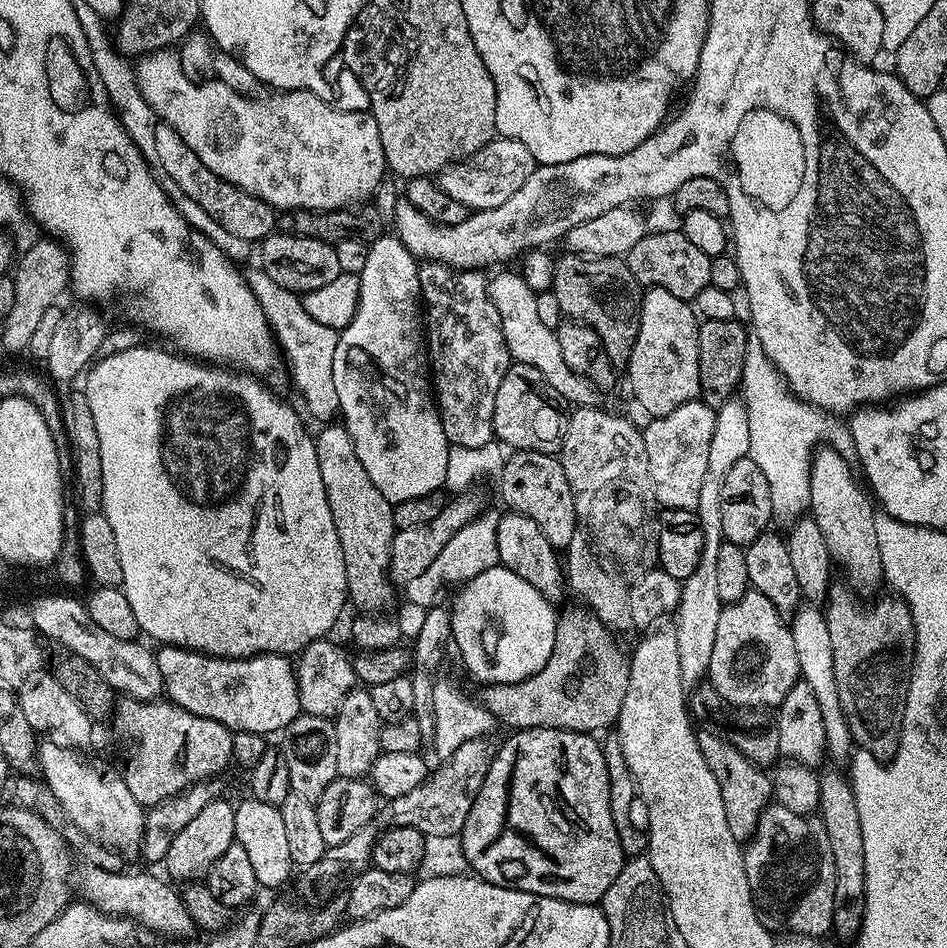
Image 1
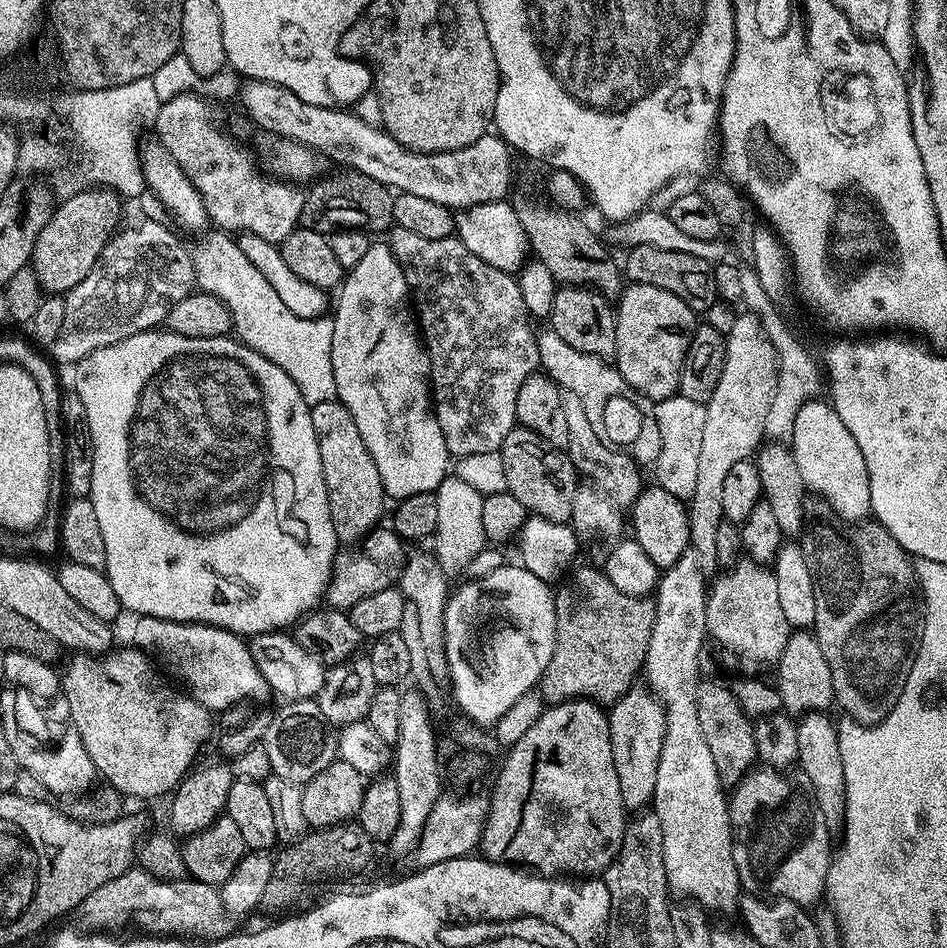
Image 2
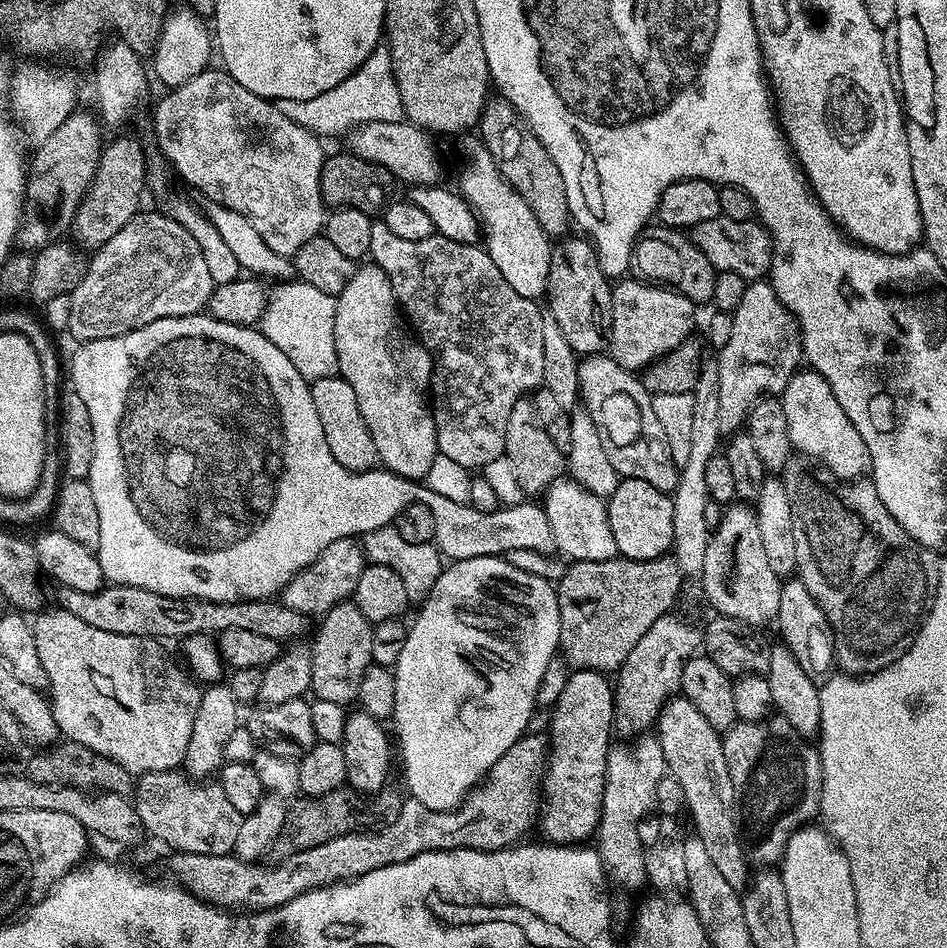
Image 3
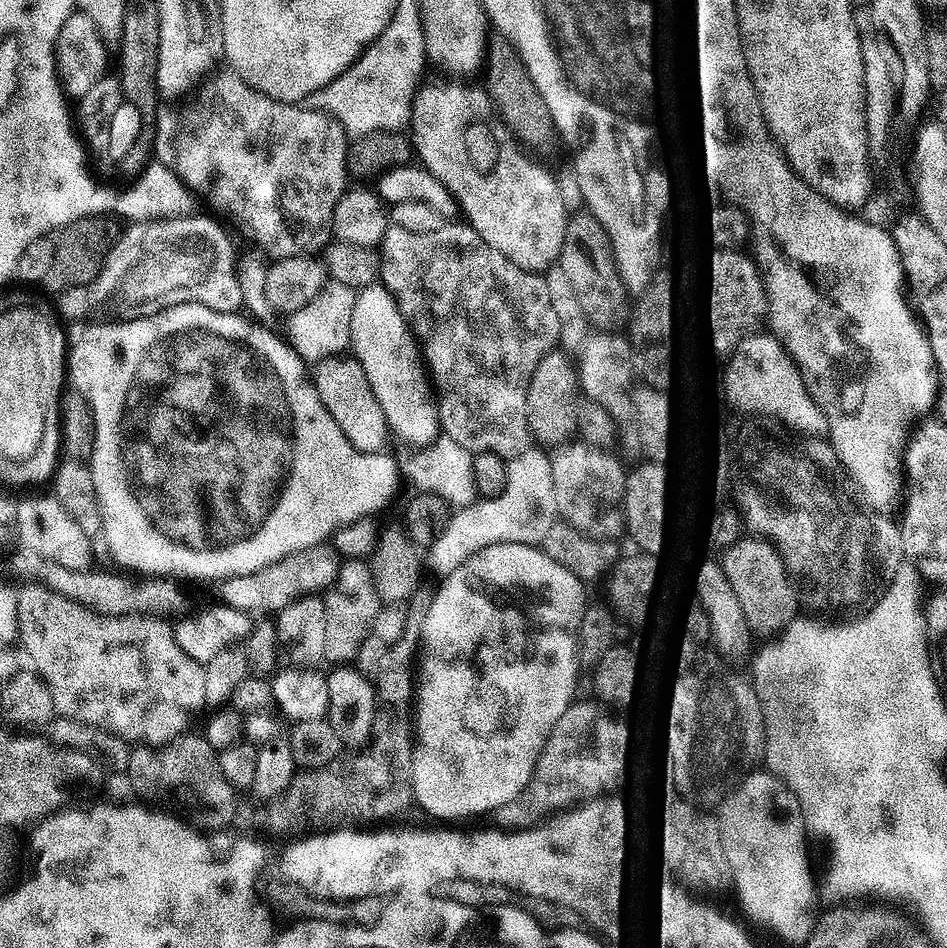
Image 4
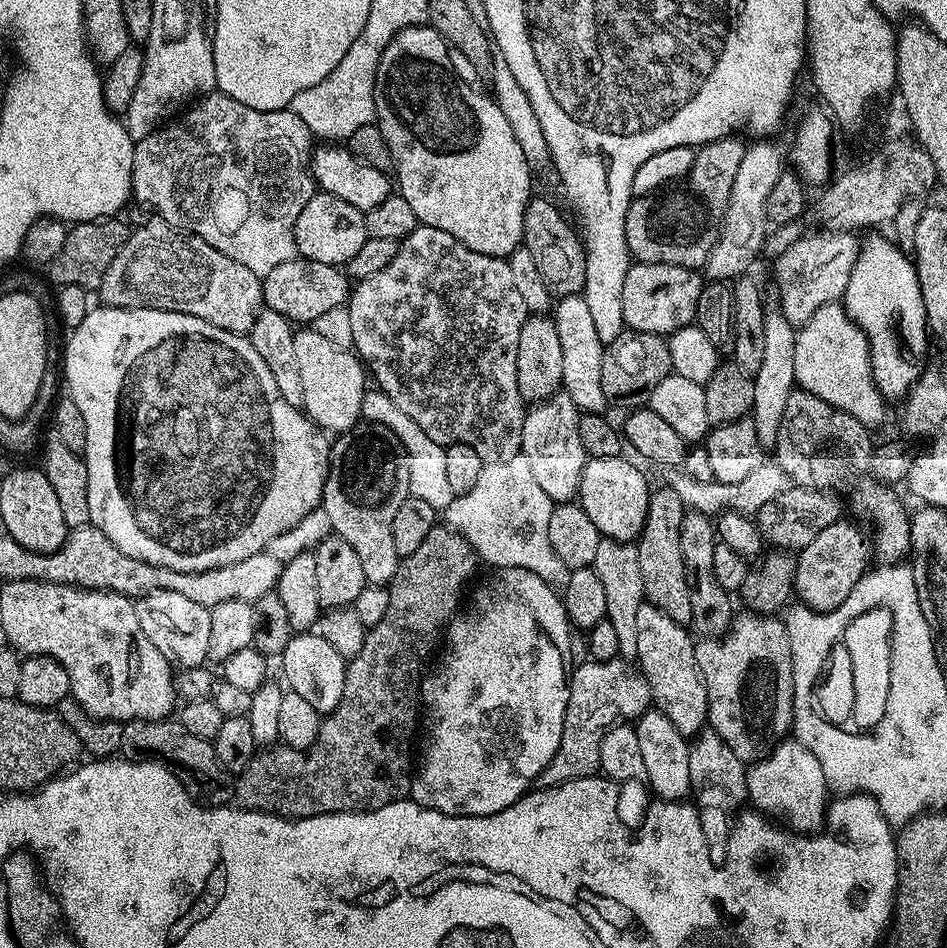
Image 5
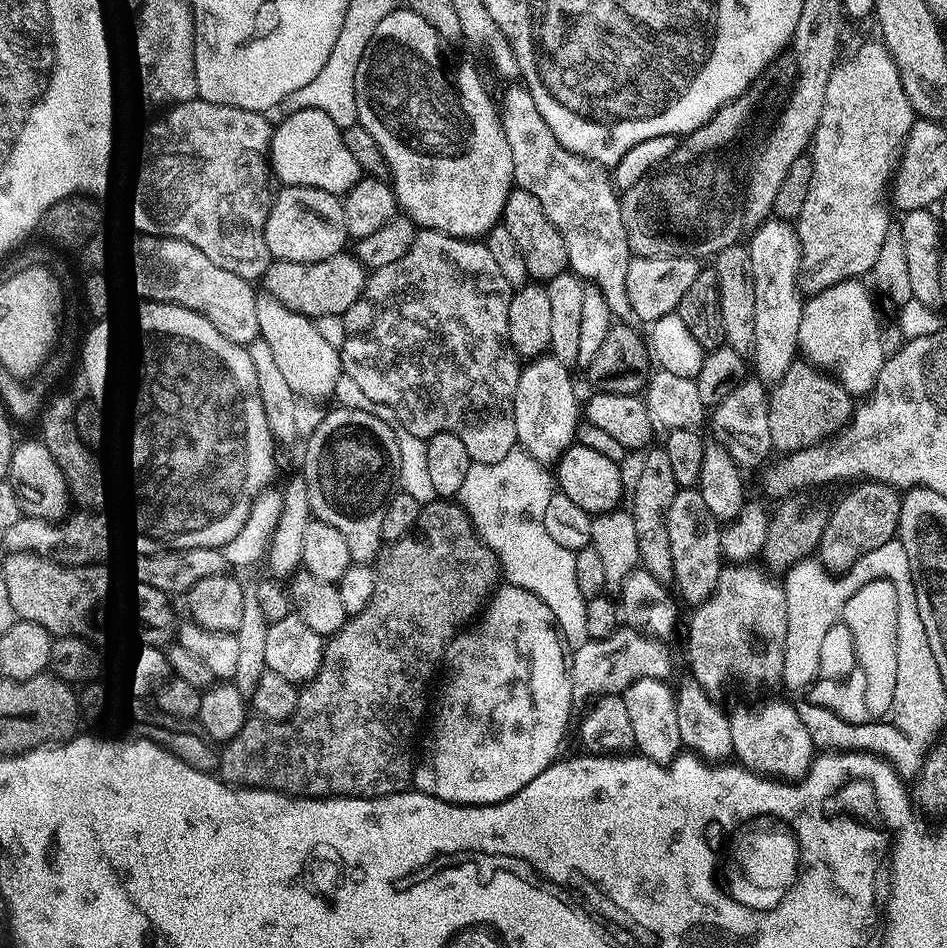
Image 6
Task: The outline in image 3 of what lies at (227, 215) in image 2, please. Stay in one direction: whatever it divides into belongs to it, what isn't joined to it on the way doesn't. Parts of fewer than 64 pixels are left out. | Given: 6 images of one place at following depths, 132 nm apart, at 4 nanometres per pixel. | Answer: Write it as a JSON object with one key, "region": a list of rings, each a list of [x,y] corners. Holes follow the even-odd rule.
{"region":[[[223,70],[212,71],[202,71],[194,78],[190,78],[190,82],[180,84],[177,88],[163,93],[165,96],[156,104],[156,144],[164,151],[162,153],[163,159],[170,165],[171,171],[173,168],[173,173],[177,177],[181,176],[183,172],[204,170],[202,172],[202,182],[204,182],[204,176],[206,176],[208,178],[208,186],[204,186],[203,190],[202,186],[198,186],[195,191],[205,201],[213,200],[230,210],[238,210],[238,214],[246,214],[246,218],[250,218],[254,222],[258,234],[264,236],[266,246],[270,246],[270,250],[278,250],[278,254],[292,258],[304,243],[310,241],[315,236],[321,235],[326,219],[326,205],[320,193],[320,175],[326,159],[326,151],[324,152],[323,146],[320,145],[323,144],[321,137],[302,126],[298,126],[298,122],[290,122],[290,118],[286,118],[286,114],[282,114],[282,110],[278,110],[273,101],[246,90],[246,86],[242,86],[242,82],[234,79],[229,72]]]}

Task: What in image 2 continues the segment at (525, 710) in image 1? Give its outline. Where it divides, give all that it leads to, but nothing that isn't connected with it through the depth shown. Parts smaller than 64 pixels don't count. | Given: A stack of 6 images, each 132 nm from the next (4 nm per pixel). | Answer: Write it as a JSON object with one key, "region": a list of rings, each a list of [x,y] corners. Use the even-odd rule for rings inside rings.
{"region":[[[580,568],[567,577],[566,583],[572,588],[564,589],[563,586],[555,589],[555,642],[554,652],[550,656],[550,663],[546,666],[543,676],[538,685],[538,691],[542,695],[542,699],[549,705],[560,704],[562,701],[574,699],[592,699],[602,706],[611,706],[629,691],[635,680],[641,675],[644,667],[644,659],[646,658],[646,650],[650,644],[650,630],[654,626],[654,614],[656,613],[655,599],[646,596],[627,596],[622,594],[622,590],[618,590],[618,586],[614,586],[614,582],[610,582],[610,578],[599,568]]]}

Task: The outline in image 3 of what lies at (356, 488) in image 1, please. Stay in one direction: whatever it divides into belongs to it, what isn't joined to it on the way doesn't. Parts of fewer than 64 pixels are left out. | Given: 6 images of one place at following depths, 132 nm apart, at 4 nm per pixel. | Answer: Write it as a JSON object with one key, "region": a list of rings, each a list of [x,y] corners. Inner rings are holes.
{"region":[[[337,374],[330,378],[318,378],[311,381],[314,410],[318,410],[318,419],[322,422],[322,434],[326,438],[326,446],[330,446],[330,454],[346,466],[351,472],[367,472],[377,467],[378,457],[372,431],[366,426],[364,410],[358,406],[358,396],[346,382]]]}

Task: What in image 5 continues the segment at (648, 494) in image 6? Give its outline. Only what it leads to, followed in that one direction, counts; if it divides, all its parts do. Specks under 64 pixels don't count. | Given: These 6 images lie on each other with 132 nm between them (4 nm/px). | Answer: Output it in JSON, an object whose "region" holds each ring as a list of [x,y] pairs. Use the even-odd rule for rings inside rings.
{"region":[[[670,486],[653,487],[648,497],[646,522],[638,539],[635,541],[638,550],[638,566],[642,570],[642,586],[645,601],[658,610],[670,614],[674,622],[685,626],[691,625],[690,586],[686,582],[686,570],[682,562],[682,518],[686,509],[678,494]]]}

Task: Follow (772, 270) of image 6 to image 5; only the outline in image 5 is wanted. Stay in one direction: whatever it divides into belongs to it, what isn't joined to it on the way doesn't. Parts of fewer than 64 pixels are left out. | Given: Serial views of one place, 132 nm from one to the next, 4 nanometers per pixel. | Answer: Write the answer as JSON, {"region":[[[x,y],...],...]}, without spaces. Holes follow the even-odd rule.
{"region":[[[772,310],[765,311],[764,321],[766,322],[766,346],[762,346],[762,350],[758,353],[760,365],[752,376],[754,400],[750,419],[754,422],[754,430],[758,430],[760,445],[766,450],[772,450],[776,446],[778,426],[782,426],[782,414],[786,410],[786,402],[797,387],[794,378],[794,346],[797,329],[783,316]]]}

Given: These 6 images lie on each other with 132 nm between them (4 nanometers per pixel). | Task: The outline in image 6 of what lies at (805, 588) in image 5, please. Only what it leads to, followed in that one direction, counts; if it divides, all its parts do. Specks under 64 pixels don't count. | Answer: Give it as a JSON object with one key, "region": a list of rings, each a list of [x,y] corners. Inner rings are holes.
{"region":[[[877,480],[857,483],[837,504],[834,504],[828,519],[826,530],[820,539],[818,558],[825,568],[840,572],[846,570],[857,558],[870,550],[878,550],[878,546],[886,546],[886,542],[897,539],[900,531],[900,497],[901,493],[889,484],[879,484]]]}

